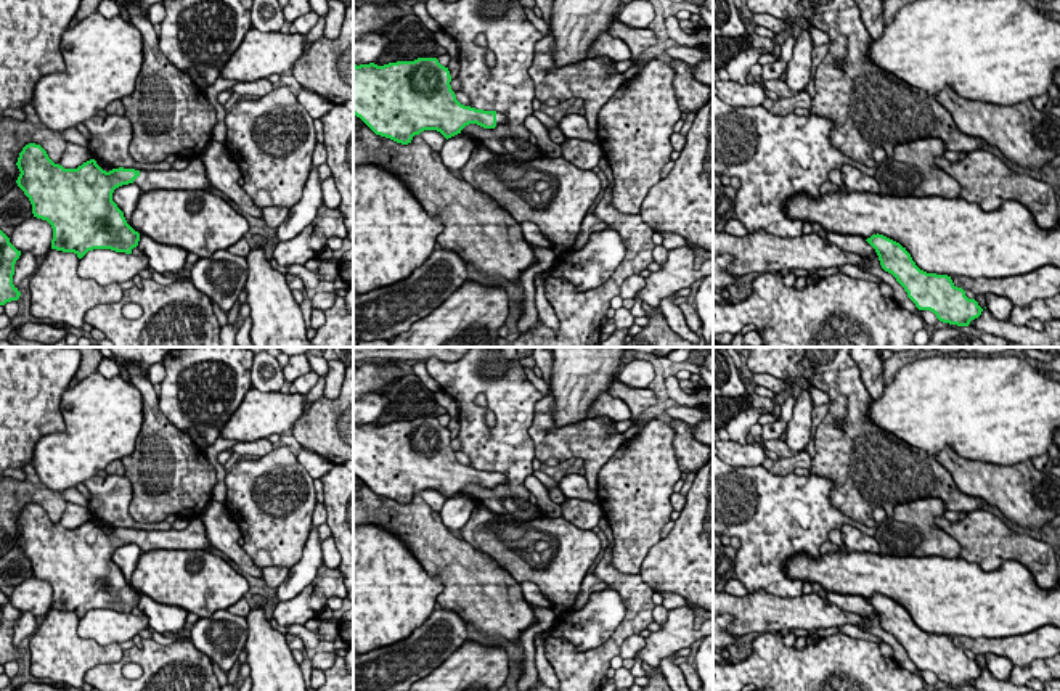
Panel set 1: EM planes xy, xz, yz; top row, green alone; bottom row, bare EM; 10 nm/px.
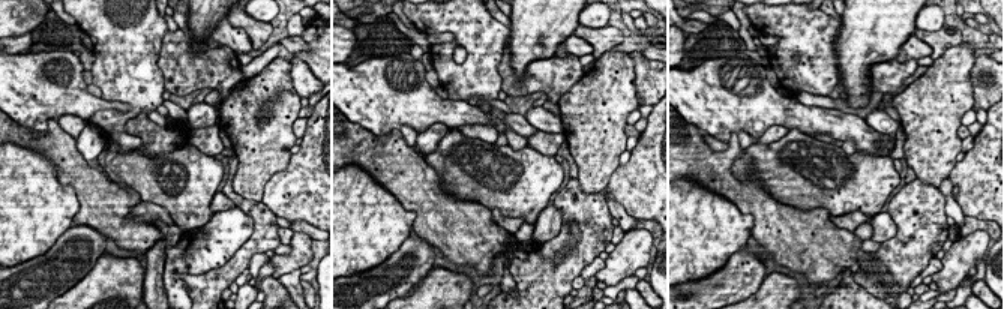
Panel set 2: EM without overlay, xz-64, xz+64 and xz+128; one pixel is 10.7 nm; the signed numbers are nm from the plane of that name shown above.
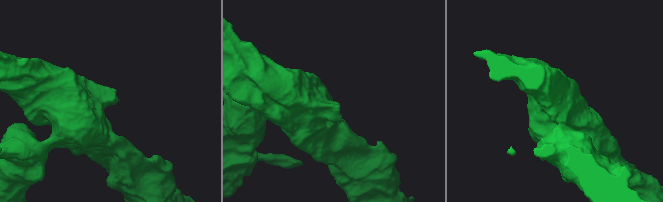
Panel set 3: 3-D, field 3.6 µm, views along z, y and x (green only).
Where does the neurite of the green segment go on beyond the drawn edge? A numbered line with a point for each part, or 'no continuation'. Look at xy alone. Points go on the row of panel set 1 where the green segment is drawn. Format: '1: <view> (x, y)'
1: xy (193, 177)

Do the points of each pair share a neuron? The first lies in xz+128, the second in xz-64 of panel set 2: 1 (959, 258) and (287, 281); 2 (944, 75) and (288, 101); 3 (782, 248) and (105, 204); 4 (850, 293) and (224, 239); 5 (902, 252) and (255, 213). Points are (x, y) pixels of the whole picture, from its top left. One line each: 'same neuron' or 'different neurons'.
1: different neurons
2: same neuron
3: same neuron
4: different neurons
5: same neuron

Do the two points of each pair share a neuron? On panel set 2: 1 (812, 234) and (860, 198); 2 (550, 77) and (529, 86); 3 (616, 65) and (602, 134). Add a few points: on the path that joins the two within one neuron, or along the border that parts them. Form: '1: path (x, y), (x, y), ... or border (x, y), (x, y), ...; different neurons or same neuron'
1: border (796, 207), (824, 209), (830, 215); different neurons
2: path (545, 77), (538, 77), (533, 81); same neuron
3: path (611, 81), (602, 99), (602, 117); same neuron

